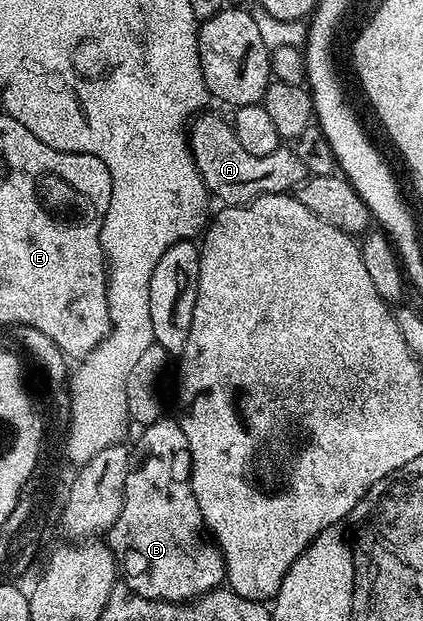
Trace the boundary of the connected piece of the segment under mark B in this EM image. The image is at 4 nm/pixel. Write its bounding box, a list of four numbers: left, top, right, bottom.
[107,418,226,604]

